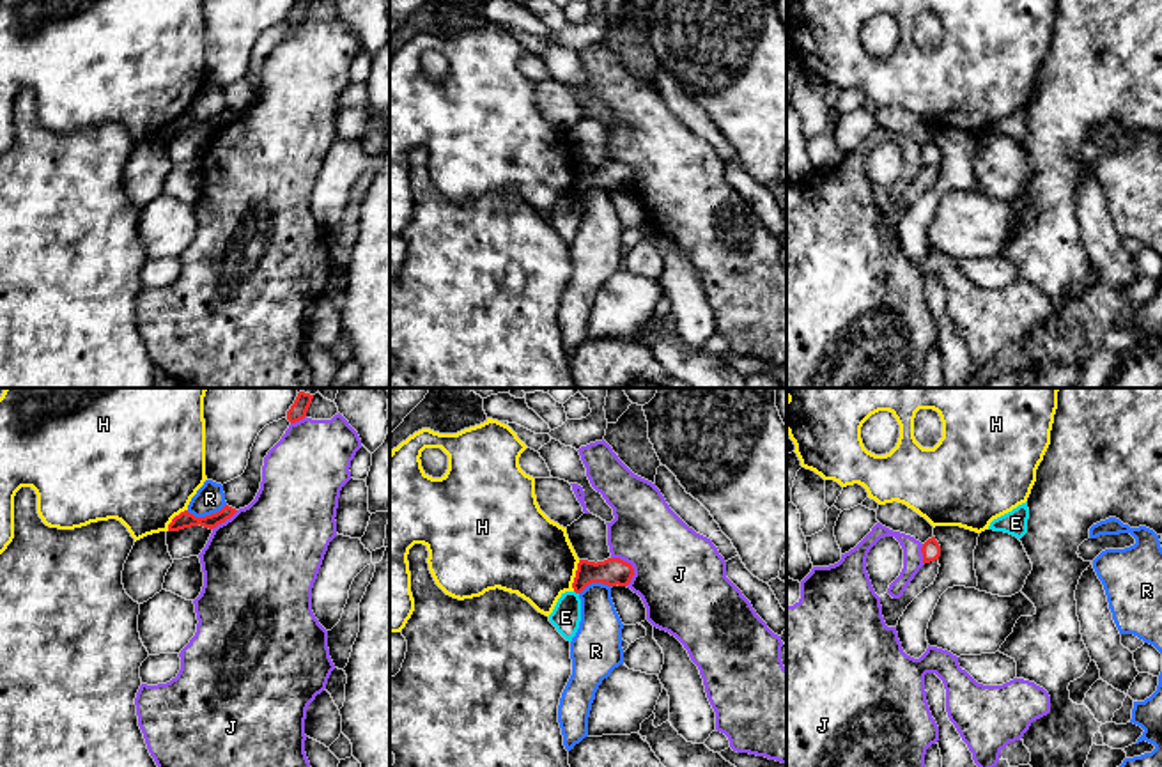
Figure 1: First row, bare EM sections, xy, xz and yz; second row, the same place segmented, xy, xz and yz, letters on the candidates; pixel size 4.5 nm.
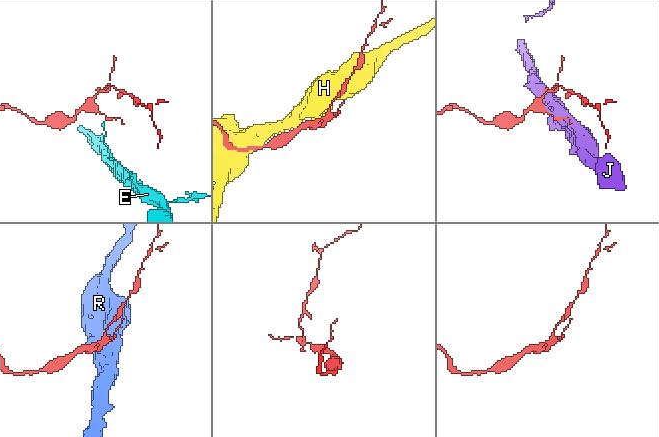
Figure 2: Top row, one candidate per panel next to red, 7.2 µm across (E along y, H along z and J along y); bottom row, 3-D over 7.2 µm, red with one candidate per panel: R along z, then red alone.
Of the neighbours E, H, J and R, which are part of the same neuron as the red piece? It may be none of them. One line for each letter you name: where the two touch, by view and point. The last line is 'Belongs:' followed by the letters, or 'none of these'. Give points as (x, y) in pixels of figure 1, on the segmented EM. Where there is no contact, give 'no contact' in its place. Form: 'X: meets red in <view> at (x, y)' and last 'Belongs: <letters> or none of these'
Belongs: none of these

